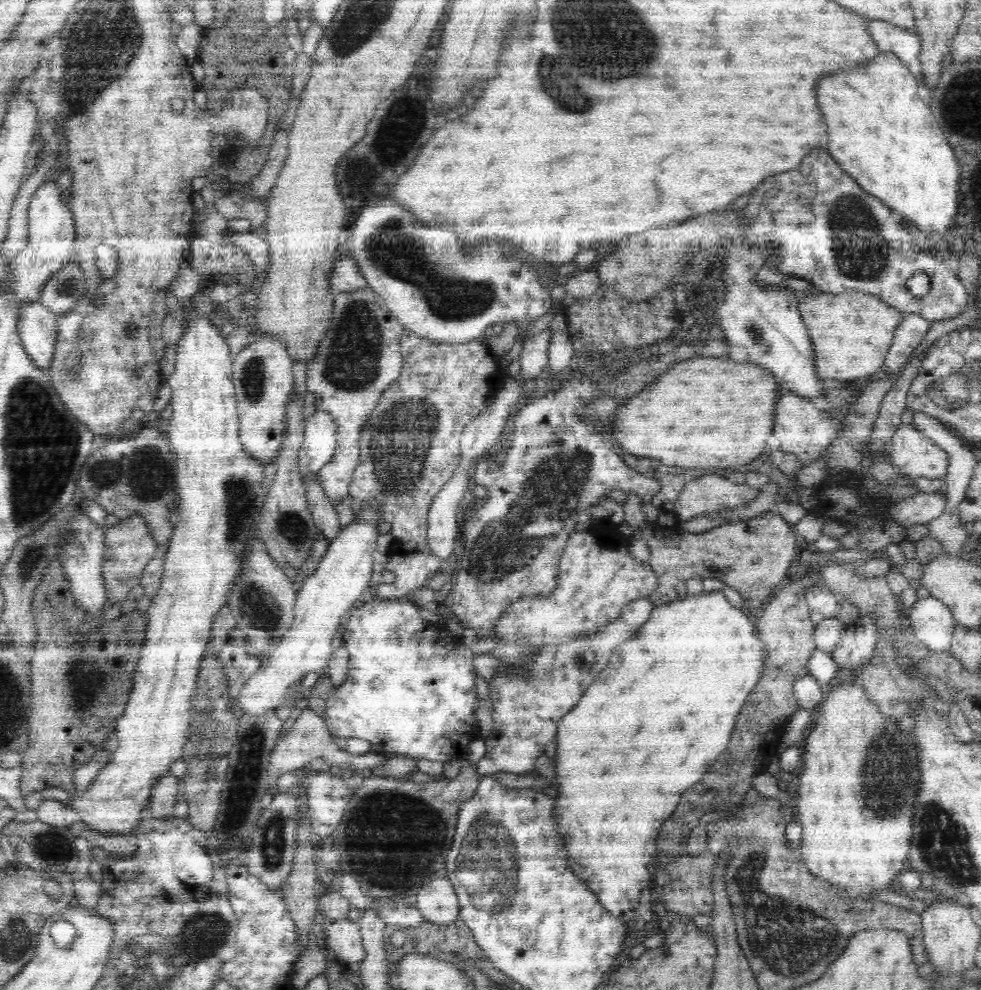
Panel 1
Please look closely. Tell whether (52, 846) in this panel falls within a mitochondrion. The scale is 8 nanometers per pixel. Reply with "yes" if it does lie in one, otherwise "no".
yes

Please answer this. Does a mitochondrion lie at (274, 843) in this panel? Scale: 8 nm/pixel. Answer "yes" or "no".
yes

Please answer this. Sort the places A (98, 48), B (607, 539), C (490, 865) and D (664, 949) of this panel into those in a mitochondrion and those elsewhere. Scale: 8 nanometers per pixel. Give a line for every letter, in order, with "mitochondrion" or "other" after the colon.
A: mitochondrion
B: other
C: mitochondrion
D: other

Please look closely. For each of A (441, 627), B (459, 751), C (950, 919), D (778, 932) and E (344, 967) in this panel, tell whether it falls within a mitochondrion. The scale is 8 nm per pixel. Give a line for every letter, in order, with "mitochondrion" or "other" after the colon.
A: other
B: other
C: other
D: mitochondrion
E: other

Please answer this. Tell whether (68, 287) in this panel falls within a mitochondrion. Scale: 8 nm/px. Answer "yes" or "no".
yes

